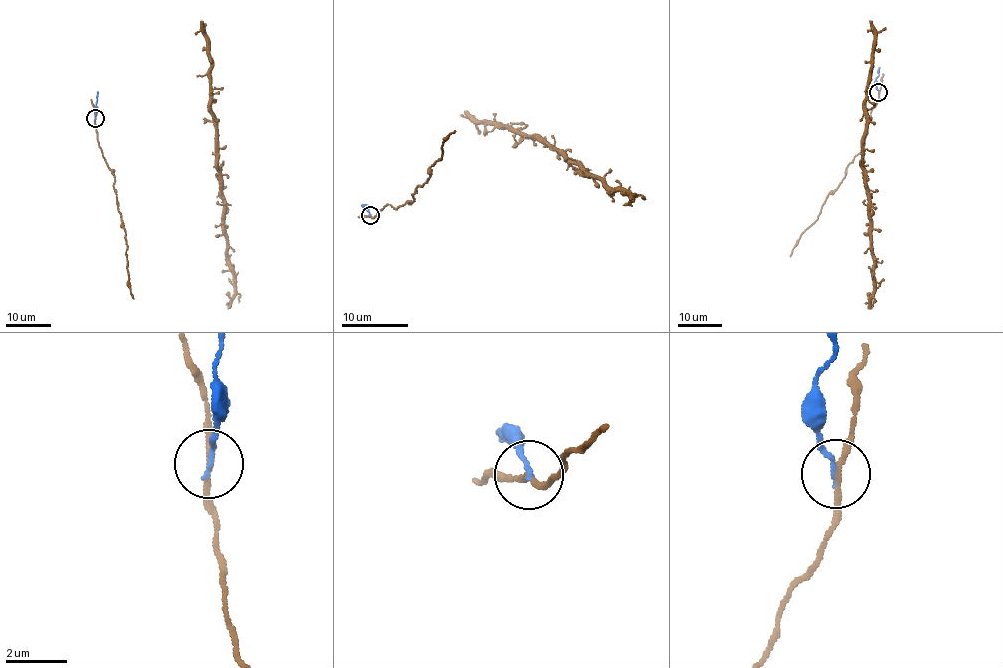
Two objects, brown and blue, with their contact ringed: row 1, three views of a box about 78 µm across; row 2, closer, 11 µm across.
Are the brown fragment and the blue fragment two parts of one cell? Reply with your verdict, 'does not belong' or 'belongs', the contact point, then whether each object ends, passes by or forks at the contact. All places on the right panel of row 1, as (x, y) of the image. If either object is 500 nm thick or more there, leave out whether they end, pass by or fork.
does not belong; at (878, 92); brown passes by; blue ends there

